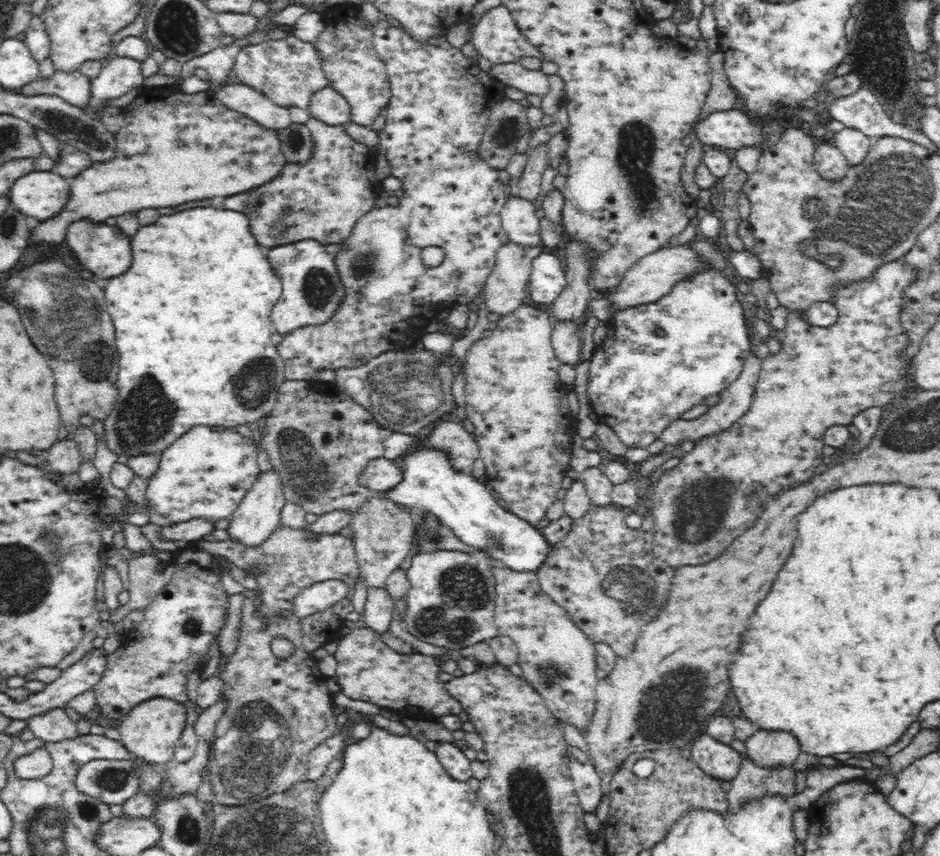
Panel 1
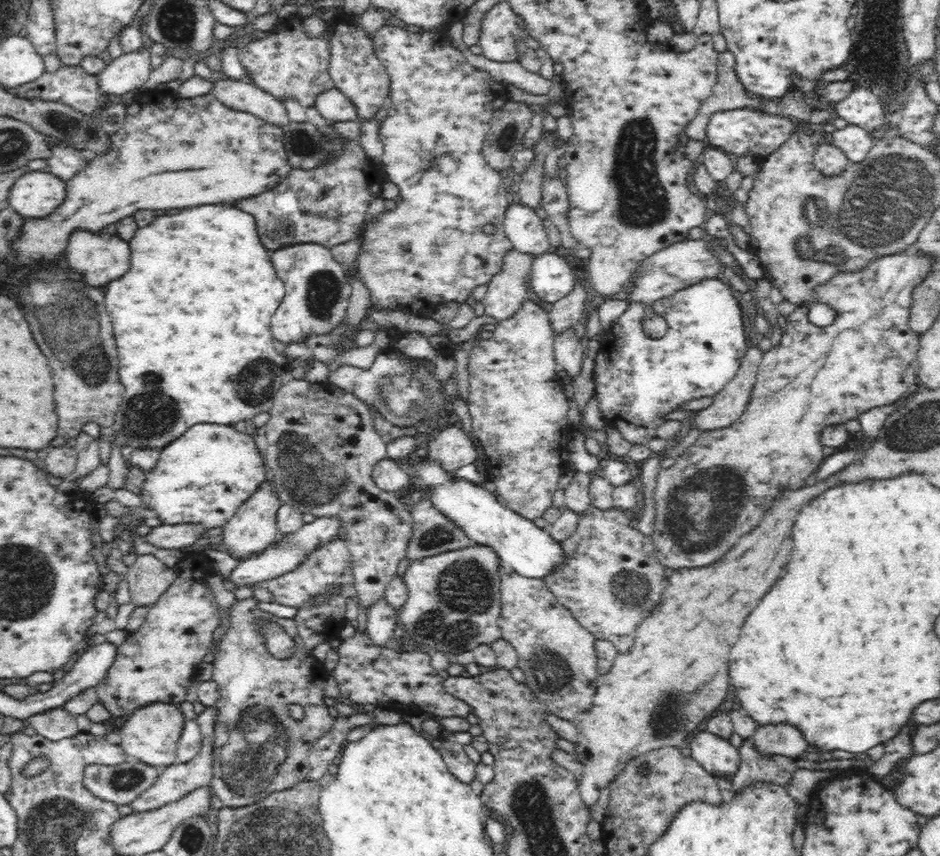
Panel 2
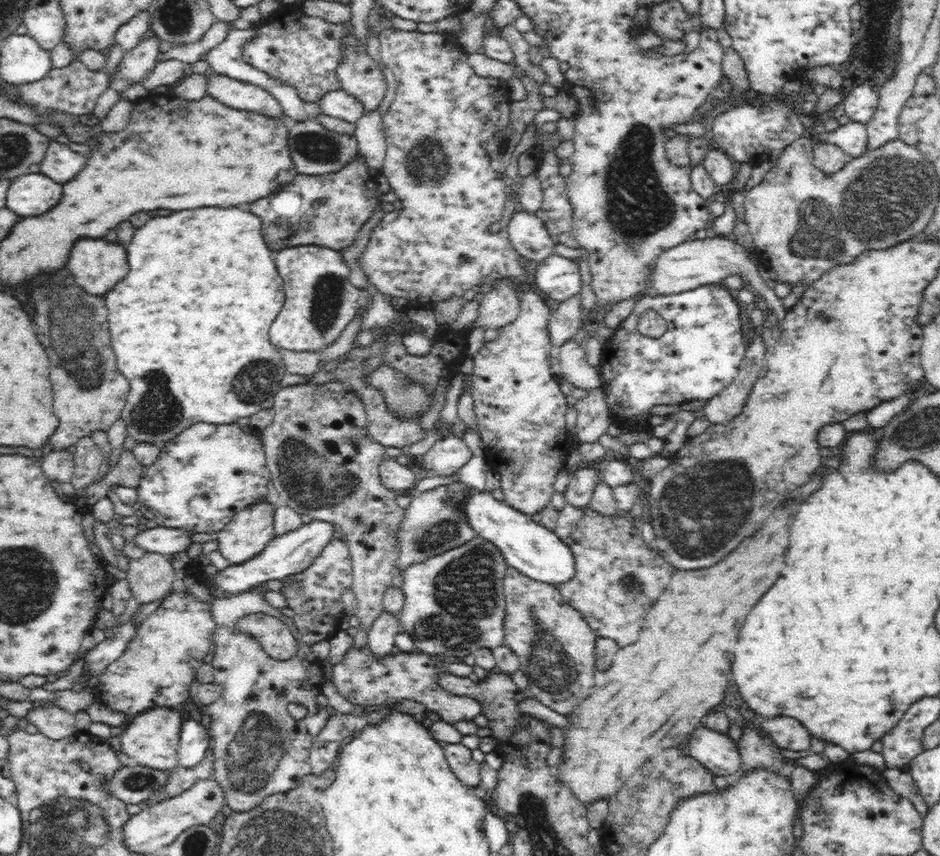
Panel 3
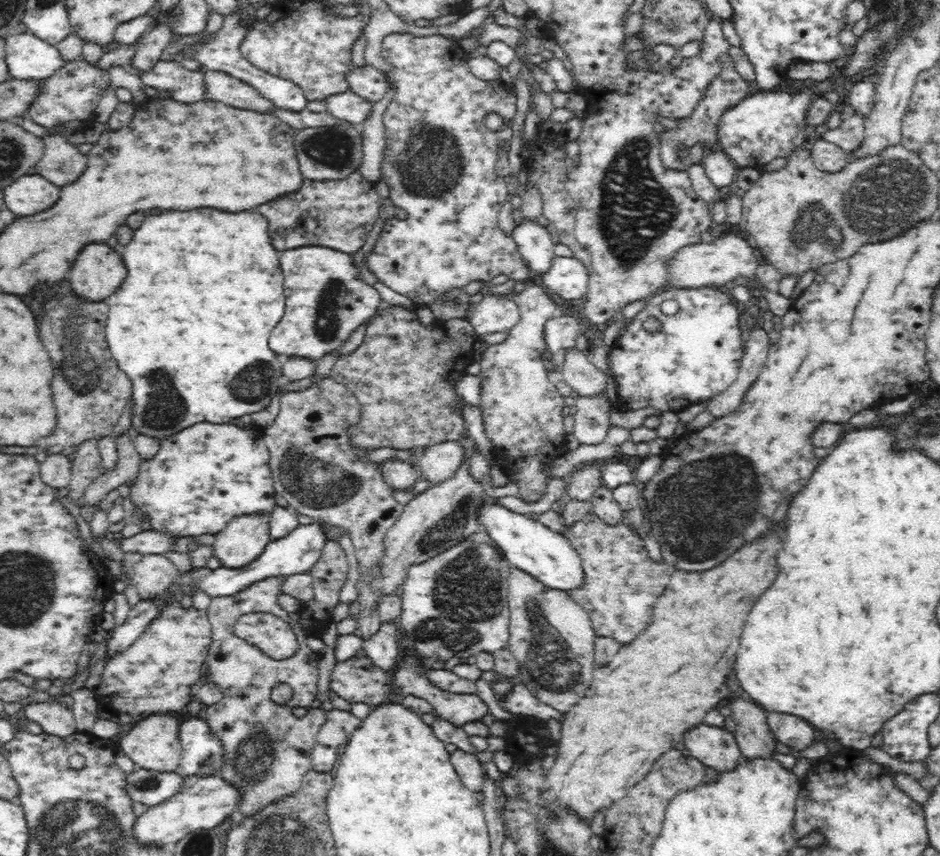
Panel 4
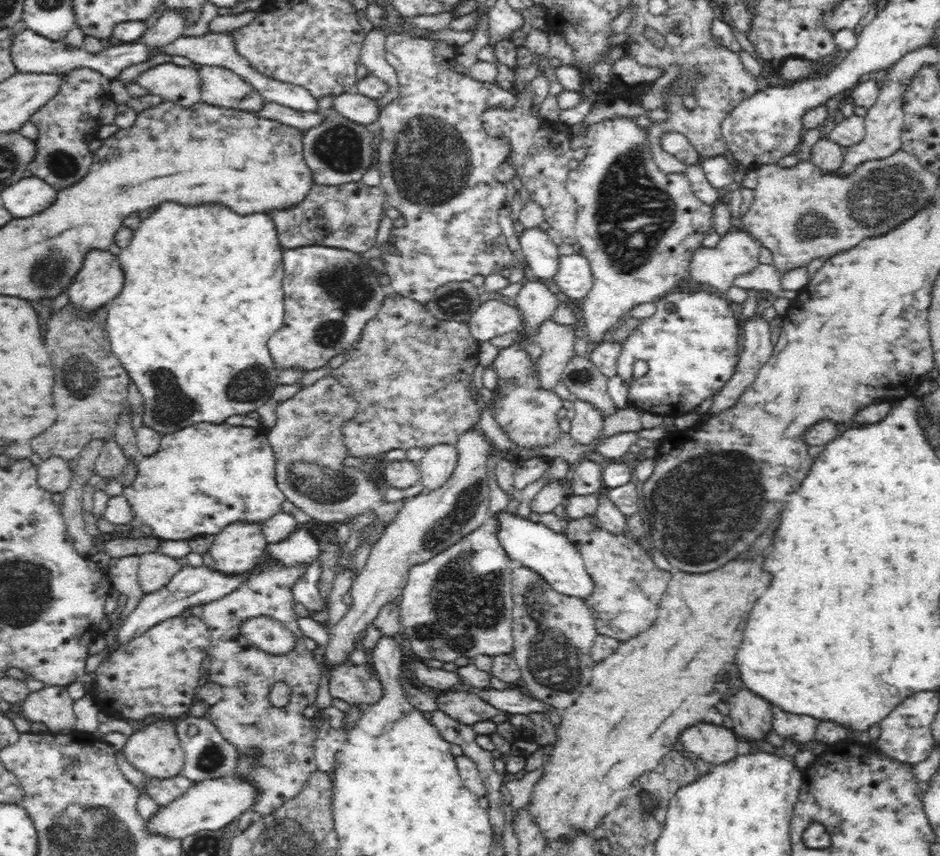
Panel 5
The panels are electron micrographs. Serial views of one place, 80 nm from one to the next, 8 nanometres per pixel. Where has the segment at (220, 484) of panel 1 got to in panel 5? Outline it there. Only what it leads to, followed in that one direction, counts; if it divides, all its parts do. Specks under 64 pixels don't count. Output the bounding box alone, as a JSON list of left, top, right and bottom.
[122,423,286,540]

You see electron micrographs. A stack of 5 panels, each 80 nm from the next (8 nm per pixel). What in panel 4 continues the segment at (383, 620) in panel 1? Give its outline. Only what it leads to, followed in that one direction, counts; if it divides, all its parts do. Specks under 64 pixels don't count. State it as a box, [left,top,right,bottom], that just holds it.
[362,622,402,673]

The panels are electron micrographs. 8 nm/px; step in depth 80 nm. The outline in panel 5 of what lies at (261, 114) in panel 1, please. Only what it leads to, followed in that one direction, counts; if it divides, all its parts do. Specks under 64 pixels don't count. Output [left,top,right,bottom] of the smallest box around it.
[198,66,265,111]

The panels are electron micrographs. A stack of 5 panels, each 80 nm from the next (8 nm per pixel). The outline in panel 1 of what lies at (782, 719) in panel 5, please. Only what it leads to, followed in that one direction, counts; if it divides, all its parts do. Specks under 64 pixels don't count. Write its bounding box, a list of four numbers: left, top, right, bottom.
[745,730,802,768]

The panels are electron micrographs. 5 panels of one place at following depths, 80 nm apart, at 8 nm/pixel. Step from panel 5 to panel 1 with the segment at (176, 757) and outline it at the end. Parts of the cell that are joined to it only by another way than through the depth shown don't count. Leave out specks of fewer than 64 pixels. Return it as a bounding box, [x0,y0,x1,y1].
[119,697,187,767]

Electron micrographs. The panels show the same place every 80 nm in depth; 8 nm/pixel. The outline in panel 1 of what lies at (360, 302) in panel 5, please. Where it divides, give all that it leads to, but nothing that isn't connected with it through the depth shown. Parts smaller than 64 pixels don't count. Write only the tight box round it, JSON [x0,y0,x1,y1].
[266,240,346,336]

